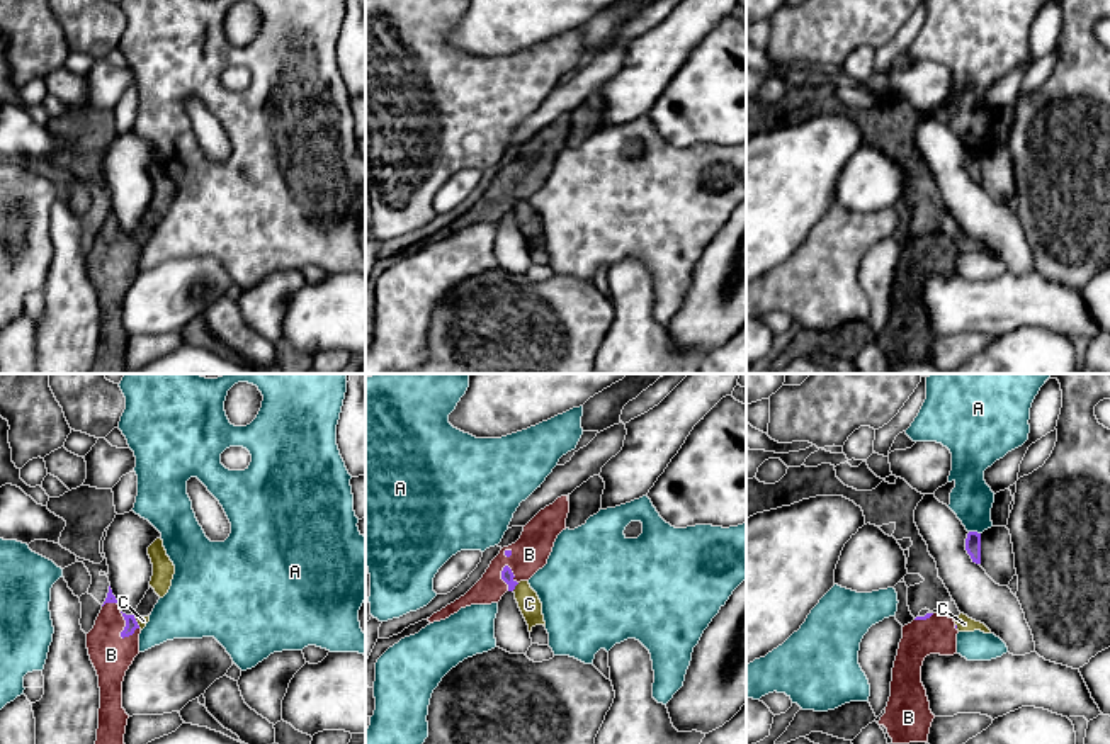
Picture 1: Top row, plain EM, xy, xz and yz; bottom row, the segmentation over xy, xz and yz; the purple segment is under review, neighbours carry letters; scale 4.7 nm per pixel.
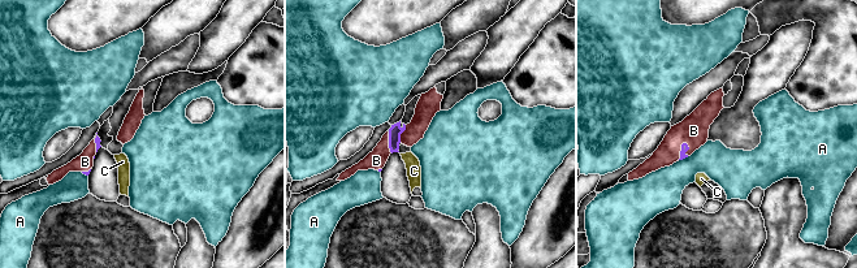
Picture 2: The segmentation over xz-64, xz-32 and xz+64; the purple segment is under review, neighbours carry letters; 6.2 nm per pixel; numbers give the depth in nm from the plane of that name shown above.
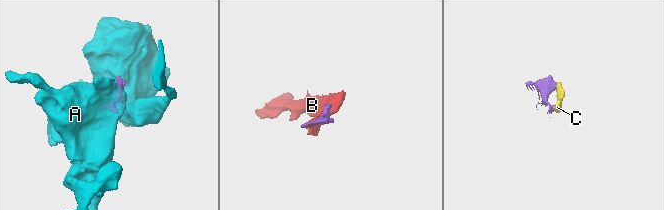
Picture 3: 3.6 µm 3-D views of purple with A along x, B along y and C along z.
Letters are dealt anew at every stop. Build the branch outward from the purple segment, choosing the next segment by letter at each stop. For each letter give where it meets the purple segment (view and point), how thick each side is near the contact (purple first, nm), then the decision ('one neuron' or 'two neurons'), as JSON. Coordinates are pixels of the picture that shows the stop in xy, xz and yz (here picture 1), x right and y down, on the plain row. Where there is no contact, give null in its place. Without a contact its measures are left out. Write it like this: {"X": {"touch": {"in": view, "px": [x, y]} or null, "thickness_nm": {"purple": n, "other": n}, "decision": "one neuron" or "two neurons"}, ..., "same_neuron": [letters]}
{"A": {"touch": {"in": "yz", "px": [974, 152]}, "thickness_nm": {"purple": 80, "other": 200}, "decision": "two neurons"}, "B": {"touch": {"in": "xy", "px": [126, 243]}, "thickness_nm": {"purple": 60, "other": 200}, "decision": "one neuron"}, "C": {"touch": {"in": "xz", "px": [515, 204]}, "thickness_nm": {"purple": 60, "other": 110}, "decision": "two neurons"}, "same_neuron": ["B"]}

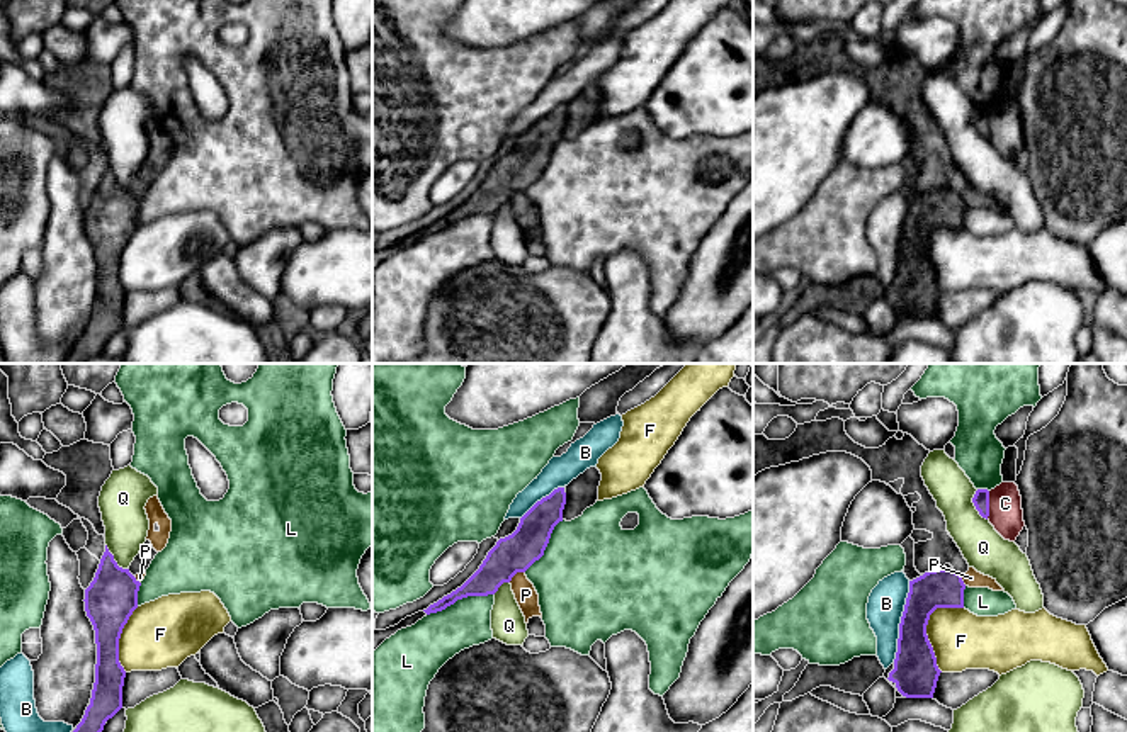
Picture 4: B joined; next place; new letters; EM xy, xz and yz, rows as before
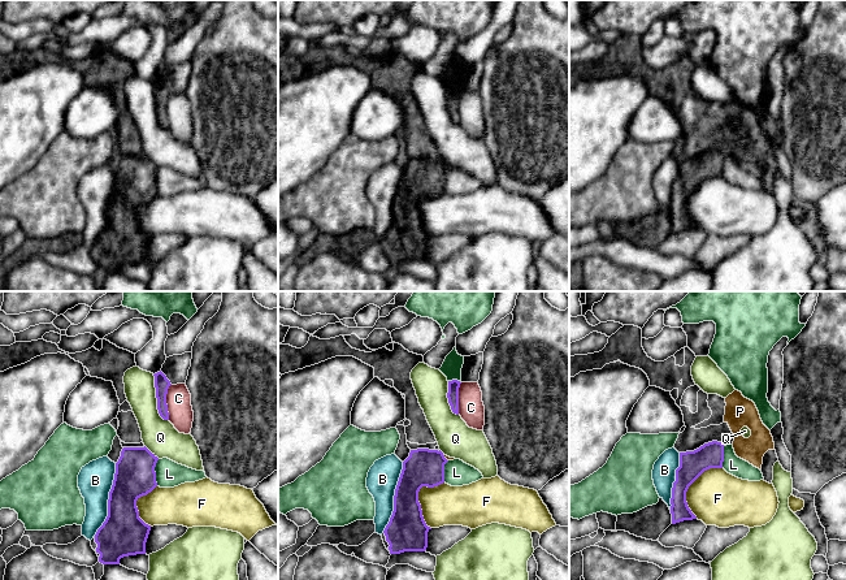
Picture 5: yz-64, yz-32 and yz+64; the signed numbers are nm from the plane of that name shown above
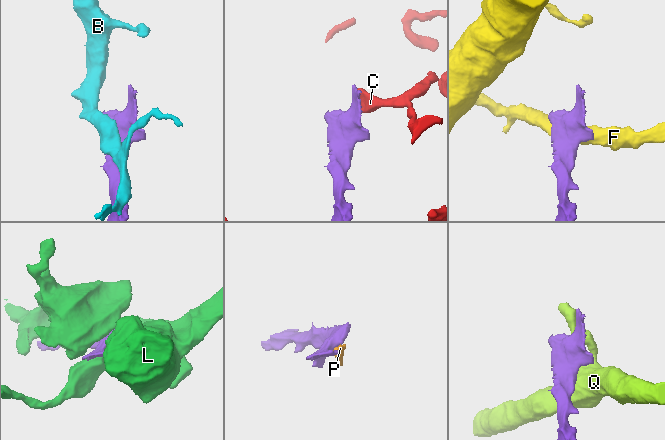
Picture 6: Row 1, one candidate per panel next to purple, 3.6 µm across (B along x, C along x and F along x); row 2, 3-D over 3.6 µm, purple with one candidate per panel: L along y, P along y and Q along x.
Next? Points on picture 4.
{"B": {"touch": {"in": "yz", "px": [901, 242]}, "thickness_nm": {"purple": 220, "other": 180}, "decision": "two neurons"}, "C": {"touch": {"in": "yz", "px": [988, 124]}, "thickness_nm": {"purple": 80, "other": 160}, "decision": "two neurons"}, "F": {"touch": {"in": "yz", "px": [925, 247]}, "thickness_nm": {"purple": 220, "other": 280}, "decision": "two neurons"}, "L": {"touch": {"in": "xz", "px": [459, 218]}, "thickness_nm": {"purple": 160, "other": 240}, "decision": "two neurons"}, "P": {"touch": {"in": "xz", "px": [515, 192]}, "thickness_nm": {"purple": 180, "other": 110}, "decision": "two neurons"}, "Q": {"touch": {"in": "yz", "px": [974, 124]}, "thickness_nm": {"purple": 80, "other": 200}, "decision": "two neurons"}, "same_neuron": []}

